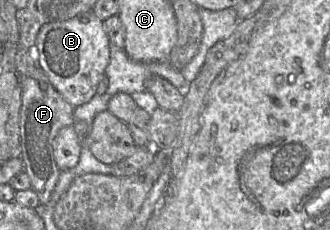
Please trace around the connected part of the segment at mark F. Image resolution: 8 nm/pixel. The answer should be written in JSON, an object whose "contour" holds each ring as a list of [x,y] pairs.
{"contour":[[[40,67],[37,71],[28,73],[27,76],[20,76],[20,85],[22,94],[20,109],[21,158],[24,170],[31,180],[31,189],[37,193],[41,204],[47,204],[61,171],[55,161],[53,142],[62,128],[73,125],[75,107],[62,98]]]}

